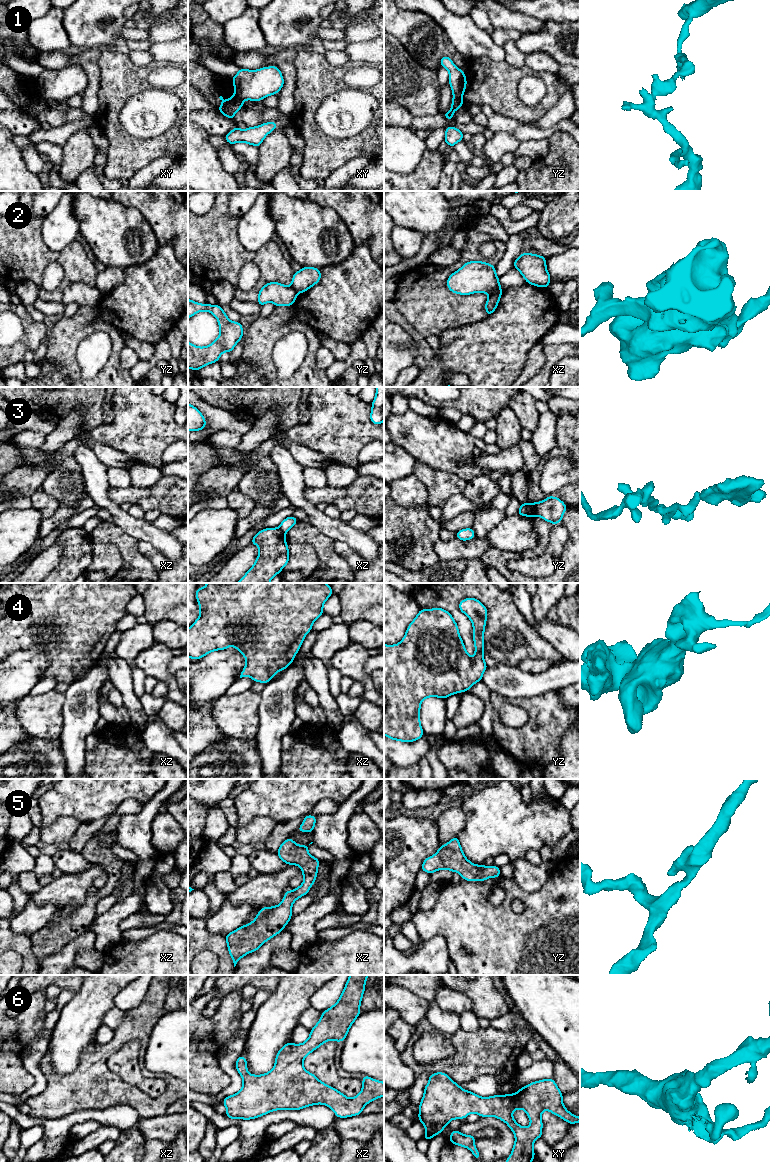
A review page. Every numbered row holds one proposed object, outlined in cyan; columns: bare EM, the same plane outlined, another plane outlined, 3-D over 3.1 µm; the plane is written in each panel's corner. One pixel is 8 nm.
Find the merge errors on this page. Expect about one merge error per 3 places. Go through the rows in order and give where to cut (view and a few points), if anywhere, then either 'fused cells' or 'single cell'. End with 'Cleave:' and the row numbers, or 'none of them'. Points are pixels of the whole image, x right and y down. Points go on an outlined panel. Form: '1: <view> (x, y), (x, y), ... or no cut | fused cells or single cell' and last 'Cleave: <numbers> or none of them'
1: yz (453, 96), (461, 99) | fused cells
2: xz (501, 290), (489, 296) | fused cells
3: yz (528, 504), (527, 515) | fused cells
4: no cut | single cell
5: no cut | single cell
6: no cut | single cell
Cleave: 1, 2, 3

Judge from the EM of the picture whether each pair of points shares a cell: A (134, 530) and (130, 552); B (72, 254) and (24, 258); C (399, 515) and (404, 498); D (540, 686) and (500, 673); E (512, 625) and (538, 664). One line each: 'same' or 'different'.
A: different
B: same
C: different
D: same
E: different

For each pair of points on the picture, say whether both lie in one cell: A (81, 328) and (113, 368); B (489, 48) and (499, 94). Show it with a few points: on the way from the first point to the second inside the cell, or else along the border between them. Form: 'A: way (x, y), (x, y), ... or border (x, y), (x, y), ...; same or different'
A: way (97, 326), (105, 326), (115, 336), (116, 352); same
B: border (467, 59), (487, 57), (495, 61), (503, 61); different

